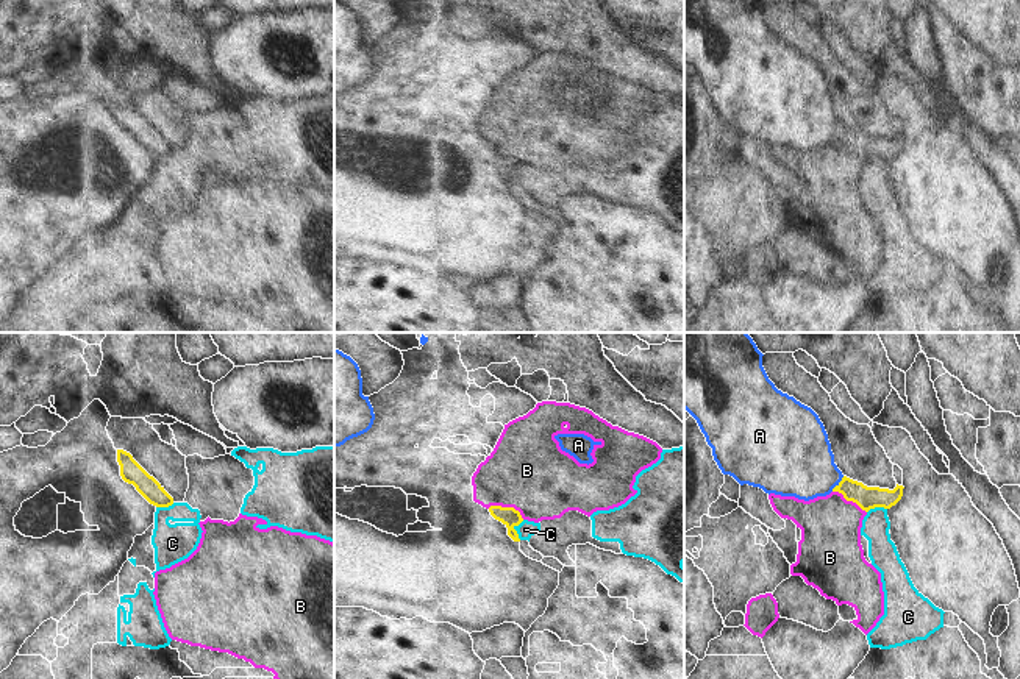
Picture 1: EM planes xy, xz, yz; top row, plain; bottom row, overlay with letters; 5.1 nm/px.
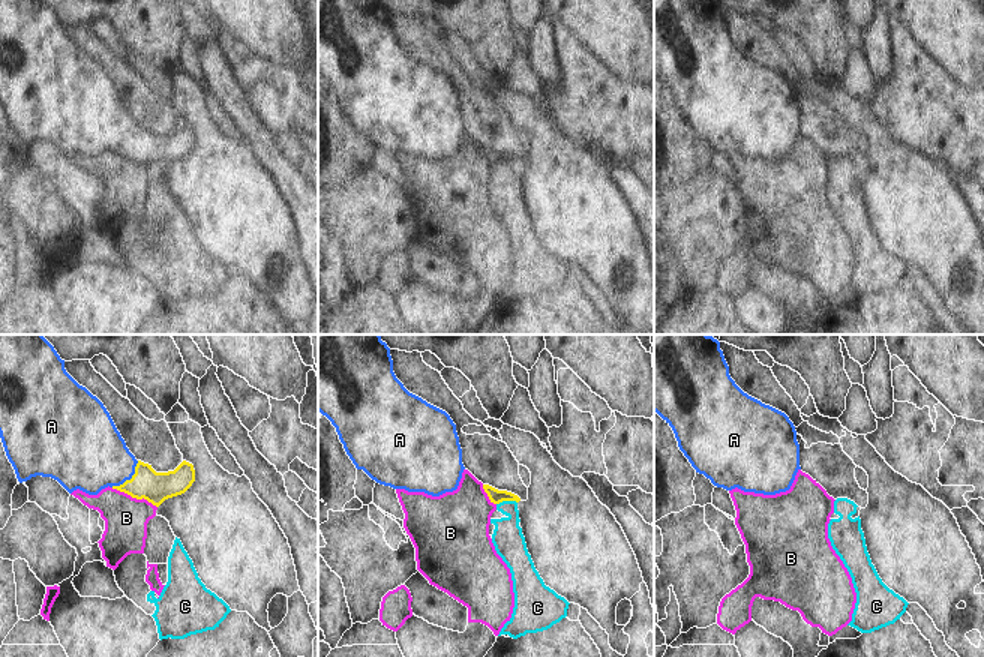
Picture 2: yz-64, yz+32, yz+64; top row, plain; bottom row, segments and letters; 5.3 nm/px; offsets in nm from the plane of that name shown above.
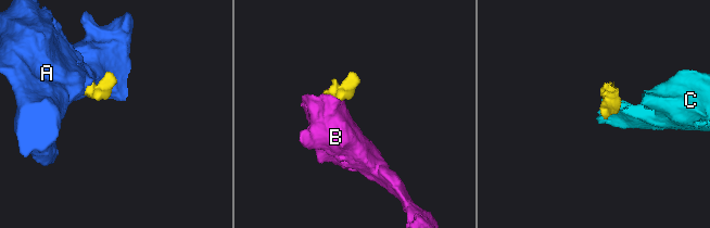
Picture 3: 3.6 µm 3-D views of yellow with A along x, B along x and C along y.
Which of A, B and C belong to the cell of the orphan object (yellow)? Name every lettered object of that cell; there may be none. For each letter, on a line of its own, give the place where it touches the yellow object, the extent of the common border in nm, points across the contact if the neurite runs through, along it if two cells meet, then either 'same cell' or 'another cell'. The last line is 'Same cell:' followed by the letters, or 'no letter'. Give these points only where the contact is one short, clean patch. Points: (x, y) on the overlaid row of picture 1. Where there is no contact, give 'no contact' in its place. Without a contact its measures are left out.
A: meets yellow in yz at (839, 484); contact 100 nm long; runs through yz (867, 498), (839, 484), (806, 470), (797, 461); same cell
B: meets yellow in xz at (506, 508); contact 200 nm long; another cell
C: meets yellow in xz at (514, 529); contact 110 nm long; another cell
Same cell: A

